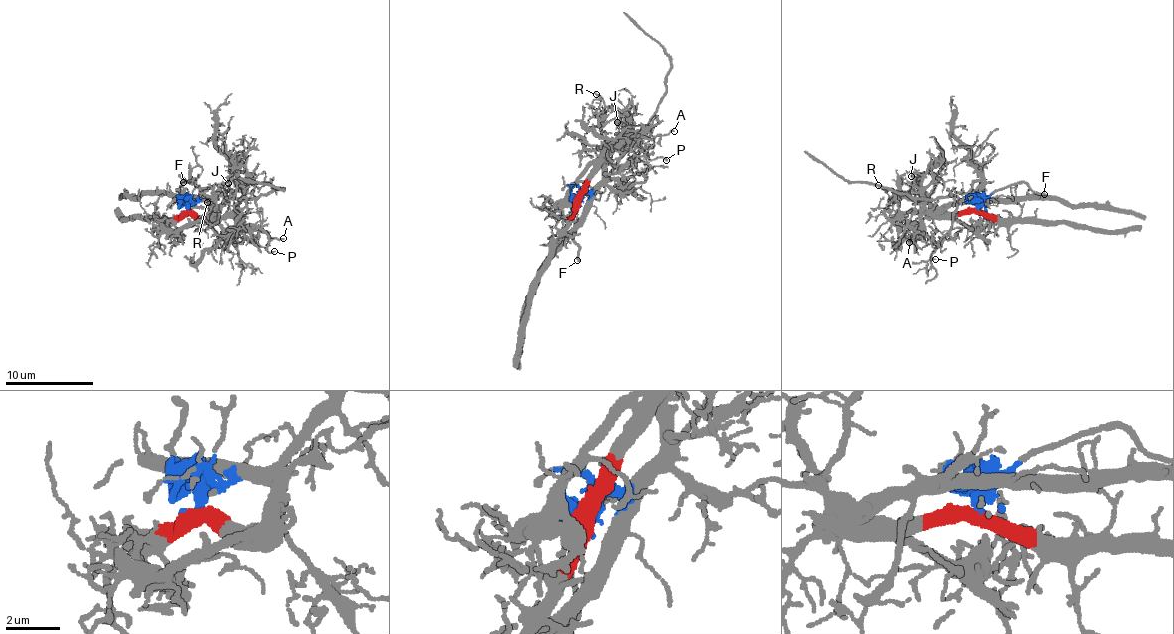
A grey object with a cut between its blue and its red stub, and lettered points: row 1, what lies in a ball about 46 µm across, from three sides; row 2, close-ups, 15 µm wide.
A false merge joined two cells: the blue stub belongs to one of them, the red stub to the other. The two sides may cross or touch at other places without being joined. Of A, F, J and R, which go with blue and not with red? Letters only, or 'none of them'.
F, J, R

